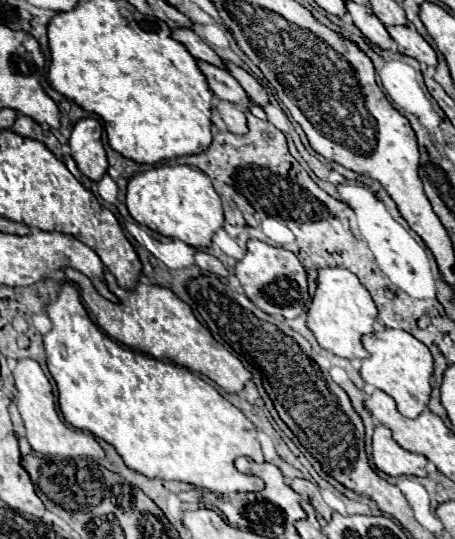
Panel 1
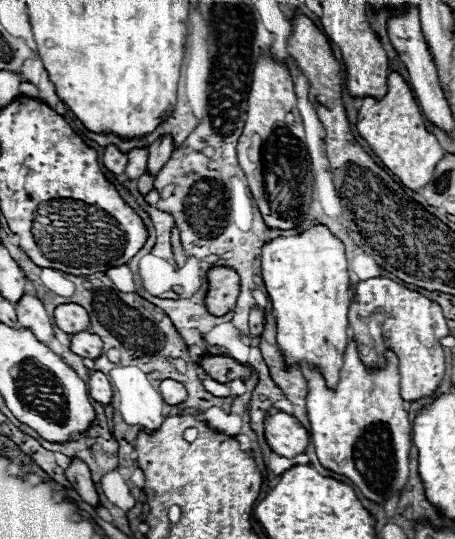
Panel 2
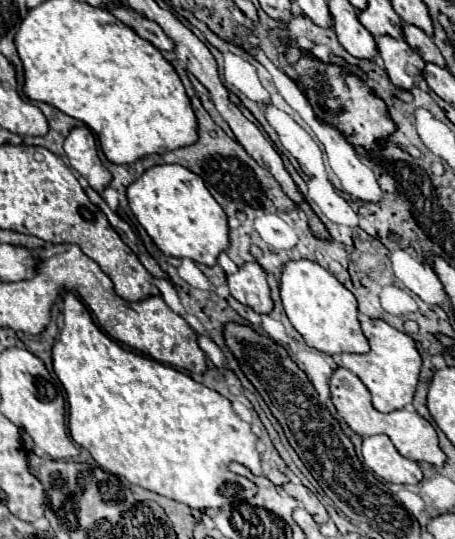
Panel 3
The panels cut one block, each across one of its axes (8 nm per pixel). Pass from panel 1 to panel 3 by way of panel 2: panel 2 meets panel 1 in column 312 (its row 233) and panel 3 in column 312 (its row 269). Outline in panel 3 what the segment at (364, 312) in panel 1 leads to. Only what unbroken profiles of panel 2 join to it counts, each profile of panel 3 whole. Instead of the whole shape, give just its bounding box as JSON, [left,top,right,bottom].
[280,260,370,356]

